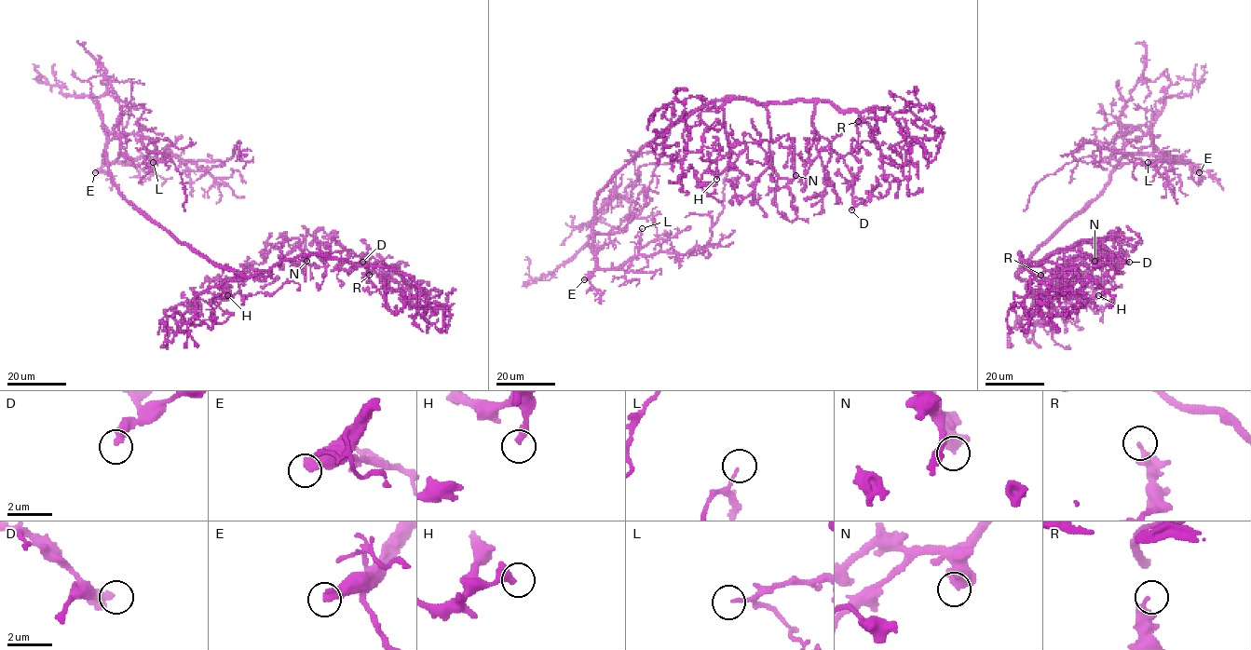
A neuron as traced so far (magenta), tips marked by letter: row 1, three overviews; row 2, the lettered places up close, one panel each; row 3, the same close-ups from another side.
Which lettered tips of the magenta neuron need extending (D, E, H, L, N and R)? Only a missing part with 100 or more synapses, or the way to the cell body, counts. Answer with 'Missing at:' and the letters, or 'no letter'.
Missing at: E

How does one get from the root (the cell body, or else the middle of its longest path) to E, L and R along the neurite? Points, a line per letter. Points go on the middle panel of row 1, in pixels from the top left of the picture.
E: (643, 148), (598, 195), (592, 227), (594, 267), (584, 279)
L: (643, 148), (598, 195), (592, 227), (596, 265), (602, 269), (619, 269), (638, 253), (642, 228)
R: (643, 148), (699, 108), (733, 97), (830, 101), (855, 111), (877, 142), (869, 133), (876, 121), (858, 121)

